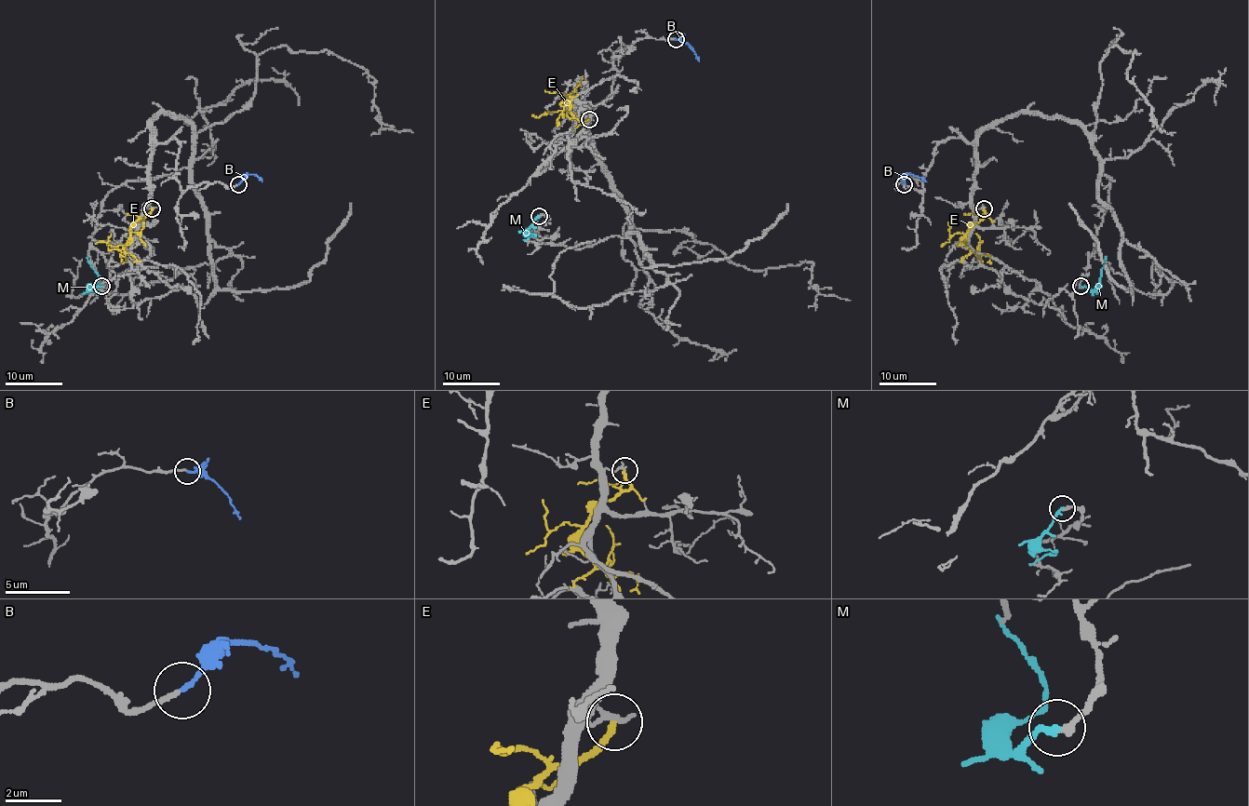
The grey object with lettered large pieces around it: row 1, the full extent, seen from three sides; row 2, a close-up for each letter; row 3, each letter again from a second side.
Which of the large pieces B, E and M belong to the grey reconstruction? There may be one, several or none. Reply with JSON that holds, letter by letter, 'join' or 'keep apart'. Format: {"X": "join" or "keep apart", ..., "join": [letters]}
{"B": "join", "E": "keep apart", "M": "keep apart", "join": ["B"]}

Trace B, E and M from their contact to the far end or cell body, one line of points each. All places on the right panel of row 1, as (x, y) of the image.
B: (905, 184), (909, 174), (926, 181)
E: (984, 208), (987, 216), (968, 230), (966, 240), (973, 252), (982, 242), (979, 243)
M: (1081, 287), (1094, 289), (1096, 287), (1107, 256)

